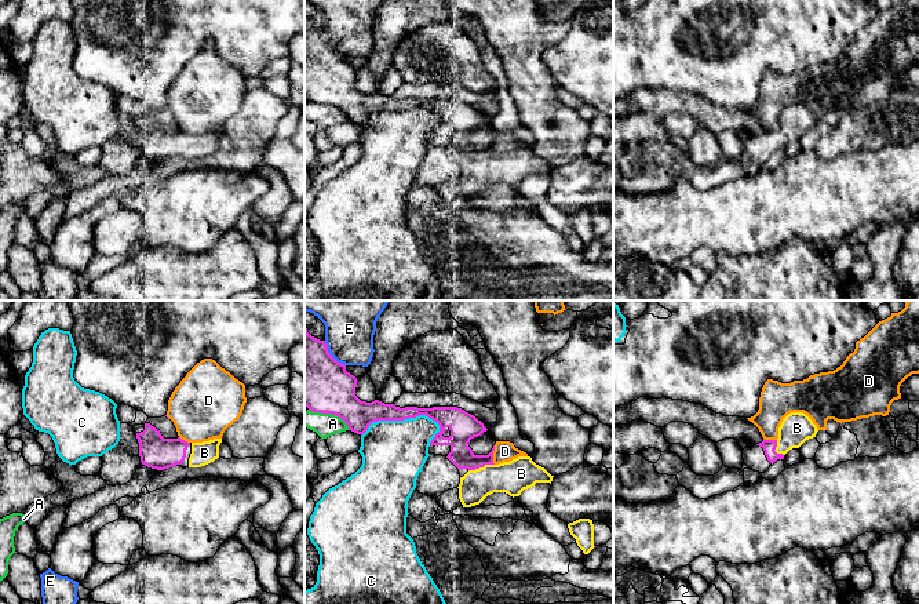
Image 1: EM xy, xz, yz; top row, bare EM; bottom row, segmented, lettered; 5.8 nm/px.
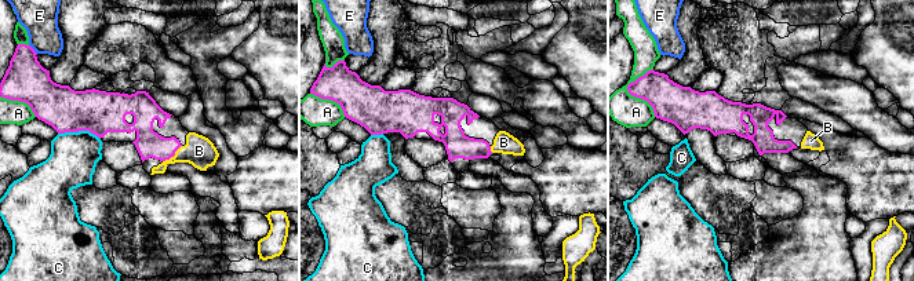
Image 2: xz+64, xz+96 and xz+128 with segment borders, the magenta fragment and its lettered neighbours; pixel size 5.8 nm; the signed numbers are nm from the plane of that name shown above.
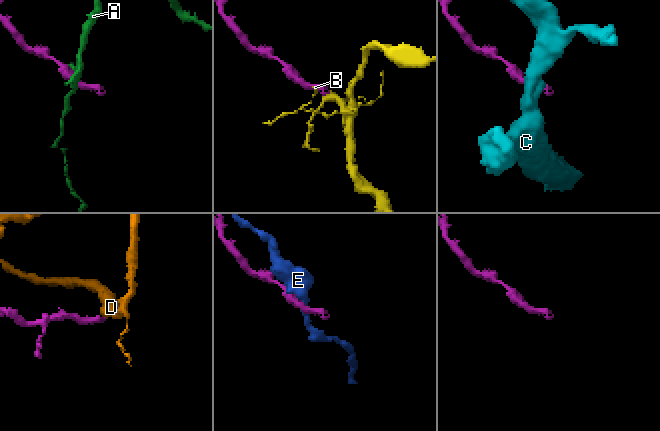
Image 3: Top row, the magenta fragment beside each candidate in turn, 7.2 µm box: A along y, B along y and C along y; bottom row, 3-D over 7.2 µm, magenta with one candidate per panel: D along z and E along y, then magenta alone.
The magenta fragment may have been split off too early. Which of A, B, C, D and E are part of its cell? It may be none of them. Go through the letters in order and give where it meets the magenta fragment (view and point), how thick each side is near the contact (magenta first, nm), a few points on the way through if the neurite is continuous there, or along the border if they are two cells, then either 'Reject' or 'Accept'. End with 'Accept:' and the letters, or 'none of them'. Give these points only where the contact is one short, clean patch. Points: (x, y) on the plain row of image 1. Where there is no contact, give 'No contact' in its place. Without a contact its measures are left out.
A: Touches magenta at xz (331, 104). Thickness 340 nm (magenta) against 140 nm. Reject
B: Touches magenta at xz (481, 157). Thickness 160 nm (magenta) against 190 nm. Path across: xz (463, 119), (463, 141), (481, 157), (488, 164), (521, 164). Accept
C: Touches magenta at xz (398, 111). Thickness 170 nm (magenta) against 380 nm. Reject
D: Touches magenta at xz (492, 146). Thickness 170 nm (magenta) against 130 nm. Boundary: xz (495, 137), (493, 155). Reject
E: Touches magenta at xz (329, 46). Thickness 360 nm (magenta) against 280 nm. Reject
Accept: B

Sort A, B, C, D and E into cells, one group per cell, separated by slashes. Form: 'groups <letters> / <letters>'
groups A / B / C / D / E

